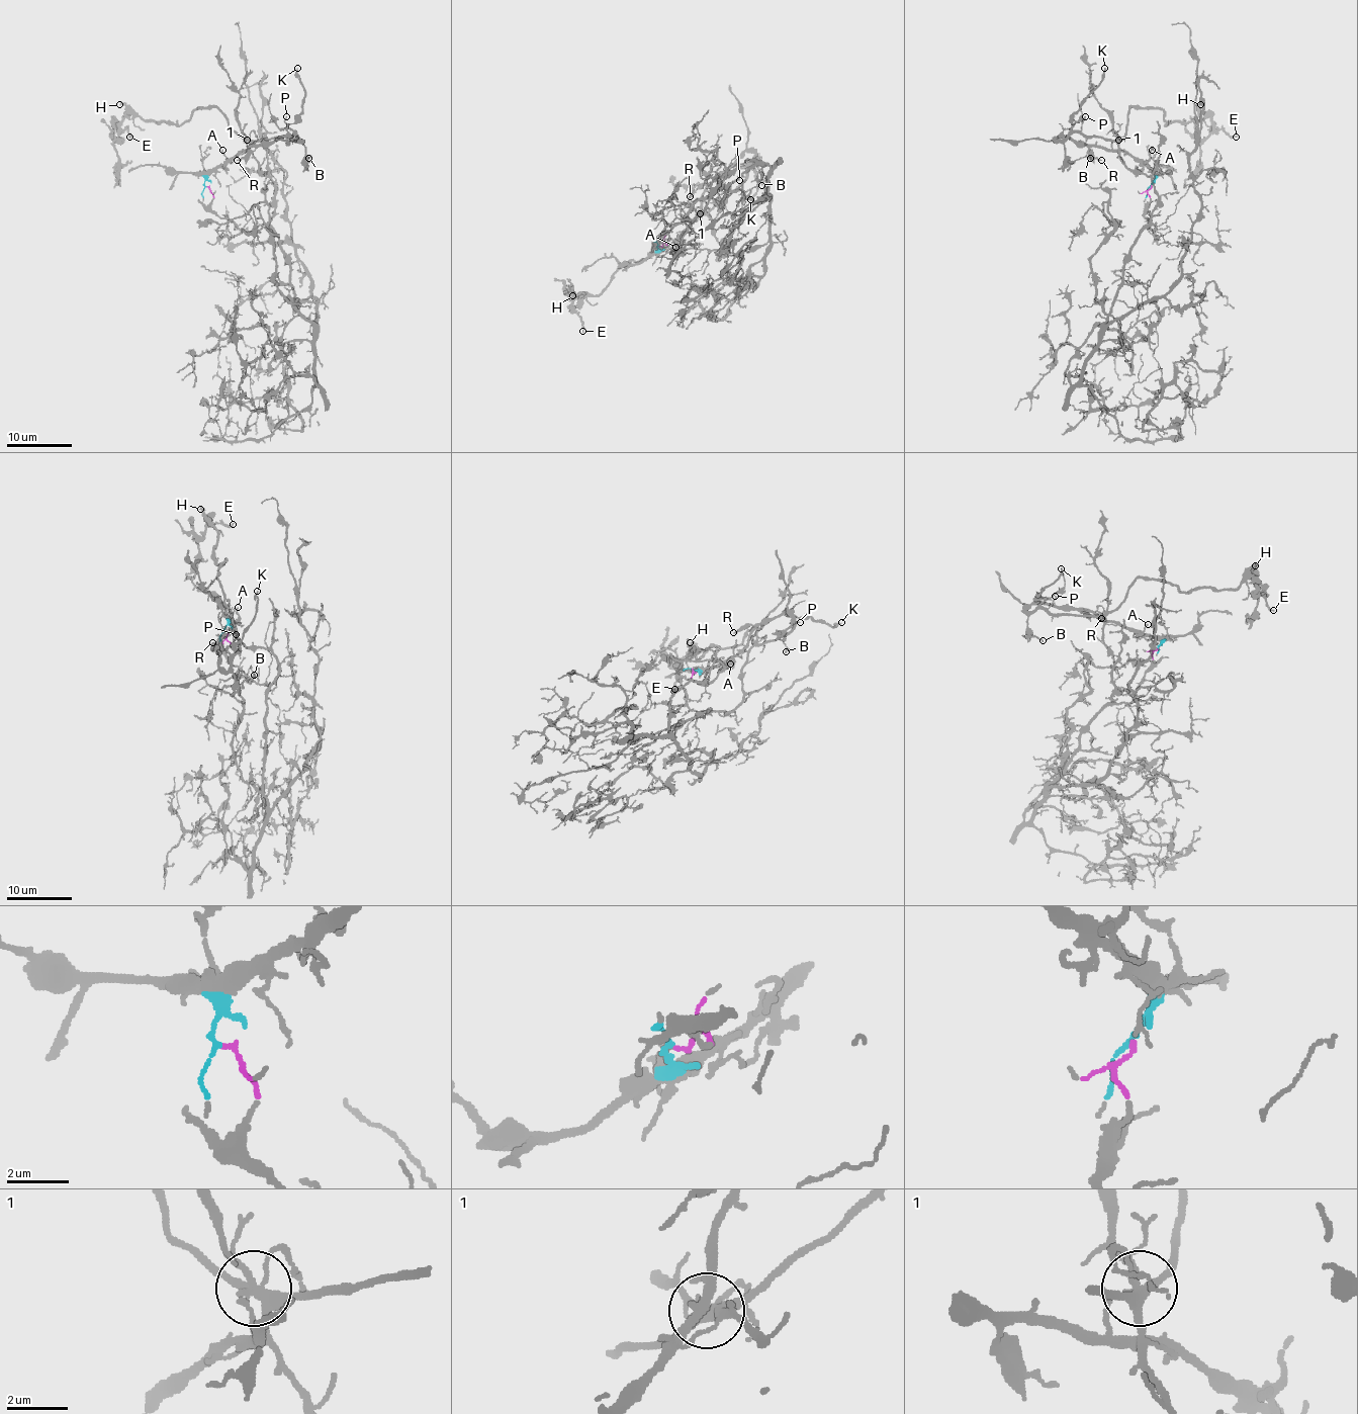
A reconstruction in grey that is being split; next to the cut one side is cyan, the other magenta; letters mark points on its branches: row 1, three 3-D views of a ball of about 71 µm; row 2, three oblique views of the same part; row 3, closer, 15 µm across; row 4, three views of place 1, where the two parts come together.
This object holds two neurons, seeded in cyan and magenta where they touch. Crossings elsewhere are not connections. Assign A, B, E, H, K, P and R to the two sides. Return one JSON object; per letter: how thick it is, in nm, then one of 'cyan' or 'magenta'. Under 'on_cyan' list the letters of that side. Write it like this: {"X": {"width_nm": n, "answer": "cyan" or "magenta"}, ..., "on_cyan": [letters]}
{"A": {"width_nm": 140, "answer": "cyan"}, "B": {"width_nm": 150, "answer": "cyan"}, "E": {"width_nm": 180, "answer": "cyan"}, "H": {"width_nm": 260, "answer": "cyan"}, "K": {"width_nm": 160, "answer": "cyan"}, "P": {"width_nm": 80, "answer": "cyan"}, "R": {"width_nm": 130, "answer": "cyan"}, "on_cyan": ["A", "B", "E", "H", "K", "P", "R"]}

